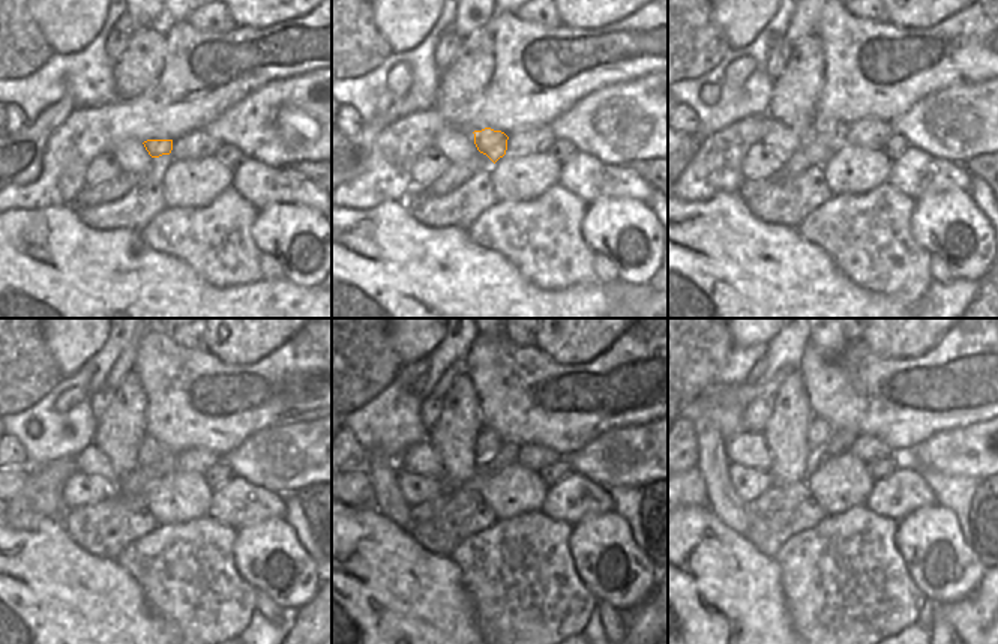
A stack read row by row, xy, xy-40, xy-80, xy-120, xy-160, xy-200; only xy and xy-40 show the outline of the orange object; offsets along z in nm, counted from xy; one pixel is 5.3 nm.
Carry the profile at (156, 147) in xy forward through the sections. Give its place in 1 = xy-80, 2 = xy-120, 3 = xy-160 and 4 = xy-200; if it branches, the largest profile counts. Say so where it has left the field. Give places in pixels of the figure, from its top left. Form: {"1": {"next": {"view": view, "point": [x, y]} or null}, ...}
{"1": {"next": {"view": "xy-80", "point": [820, 123]}}, "2": {"next": {"view": "xy-120", "point": [150, 449]}}, "3": {"next": {"view": "xy-160", "point": [488, 442]}}, "4": {"next": {"view": "xy-200", "point": [820, 430]}}}

